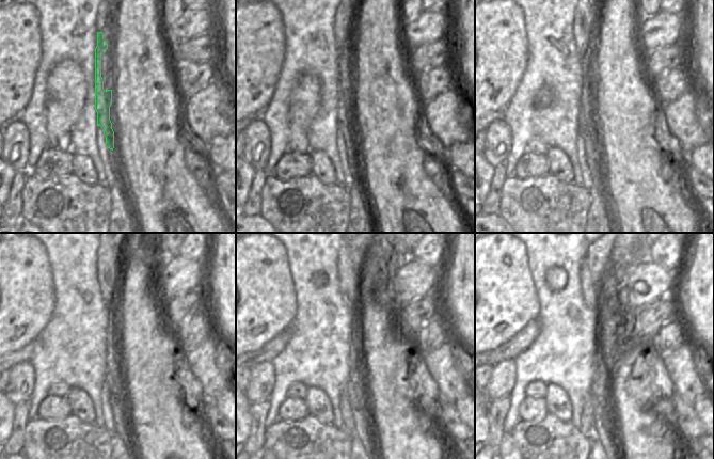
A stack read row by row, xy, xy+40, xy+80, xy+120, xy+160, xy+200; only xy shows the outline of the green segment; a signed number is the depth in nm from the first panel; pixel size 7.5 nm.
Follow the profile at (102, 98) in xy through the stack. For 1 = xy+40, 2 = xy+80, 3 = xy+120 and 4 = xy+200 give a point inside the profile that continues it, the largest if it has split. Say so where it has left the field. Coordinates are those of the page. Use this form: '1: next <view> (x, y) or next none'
1: next xy+40 (345, 117)
2: next xy+80 (587, 126)
3: next xy+120 (116, 393)
4: next xy+200 (600, 384)

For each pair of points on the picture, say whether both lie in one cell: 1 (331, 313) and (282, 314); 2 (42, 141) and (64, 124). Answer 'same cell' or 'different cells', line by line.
1: different cells
2: different cells

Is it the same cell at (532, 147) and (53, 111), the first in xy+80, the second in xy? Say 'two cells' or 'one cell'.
one cell

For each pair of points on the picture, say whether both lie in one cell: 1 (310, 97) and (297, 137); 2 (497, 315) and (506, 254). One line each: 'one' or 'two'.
1: one
2: one

